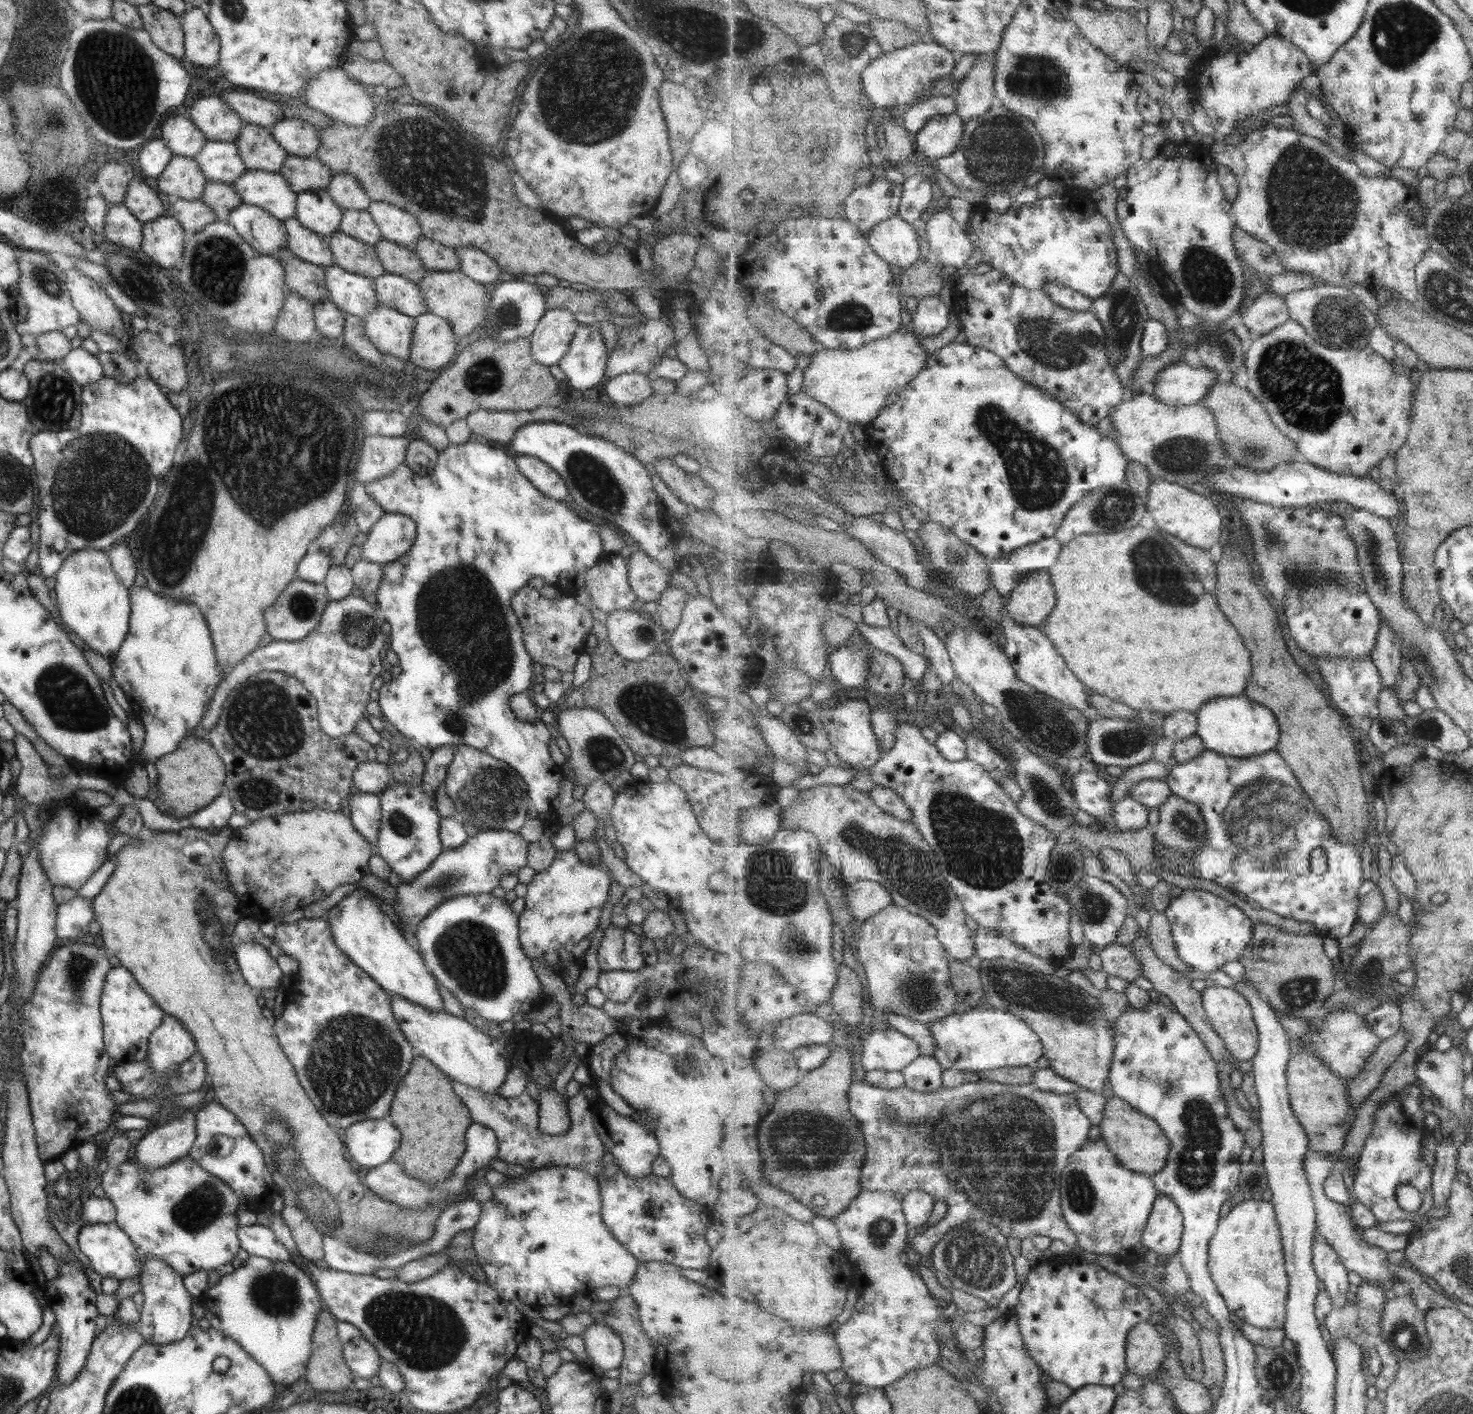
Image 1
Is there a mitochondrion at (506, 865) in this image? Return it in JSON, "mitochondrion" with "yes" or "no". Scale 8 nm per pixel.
{"mitochondrion":"no"}

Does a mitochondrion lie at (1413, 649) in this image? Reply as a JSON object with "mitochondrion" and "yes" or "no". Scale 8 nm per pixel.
{"mitochondrion":"yes"}

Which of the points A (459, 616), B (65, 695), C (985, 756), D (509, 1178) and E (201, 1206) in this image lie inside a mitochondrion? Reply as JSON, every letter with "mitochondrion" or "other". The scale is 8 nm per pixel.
{"A":"mitochondrion","B":"mitochondrion","C":"other","D":"other","E":"mitochondrion"}

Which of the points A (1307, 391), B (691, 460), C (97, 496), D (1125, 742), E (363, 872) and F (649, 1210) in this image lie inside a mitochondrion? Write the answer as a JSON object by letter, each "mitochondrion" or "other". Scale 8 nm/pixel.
{"A":"mitochondrion","B":"other","C":"mitochondrion","D":"mitochondrion","E":"other","F":"other"}

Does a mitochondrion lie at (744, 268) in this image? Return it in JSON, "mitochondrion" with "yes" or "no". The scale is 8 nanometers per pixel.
{"mitochondrion":"no"}

